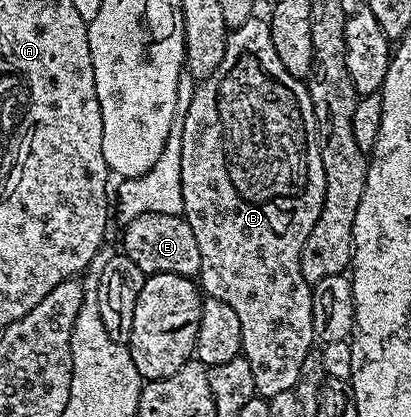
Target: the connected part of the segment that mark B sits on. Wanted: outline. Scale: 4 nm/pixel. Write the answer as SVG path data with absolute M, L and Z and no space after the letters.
M254 16L243 24L232 27L229 39L223 52L223 60L219 60L219 68L210 78L204 79L201 86L193 94L189 102L189 111L184 111L181 127L183 128L183 144L181 145L181 171L183 172L183 215L187 224L191 224L191 232L195 232L195 244L199 244L201 257L201 273L199 286L208 297L223 300L239 316L239 325L243 328L243 344L241 353L251 364L251 376L255 376L255 388L260 397L268 400L279 392L294 389L299 380L299 368L303 368L303 360L314 349L313 333L313 287L306 282L301 271L301 253L303 244L307 244L307 236L311 236L311 228L315 228L315 220L319 220L319 212L323 208L325 195L325 177L323 176L323 160L319 152L319 140L315 128L315 112L311 108L311 96L308 85L302 79L291 76L275 53L275 44L271 44L271 28L264 17Z

